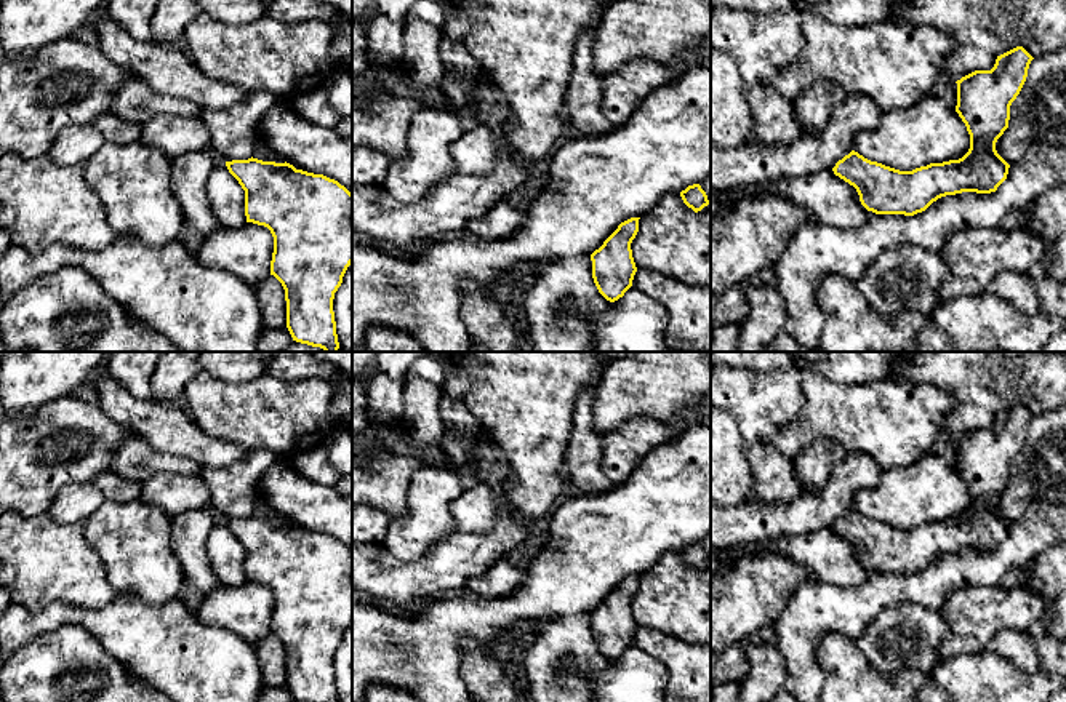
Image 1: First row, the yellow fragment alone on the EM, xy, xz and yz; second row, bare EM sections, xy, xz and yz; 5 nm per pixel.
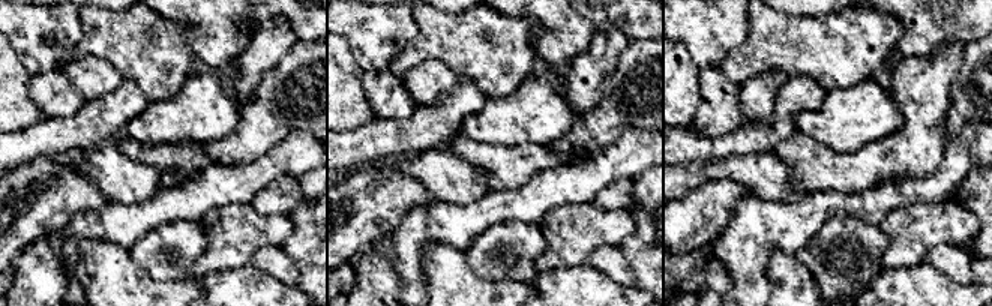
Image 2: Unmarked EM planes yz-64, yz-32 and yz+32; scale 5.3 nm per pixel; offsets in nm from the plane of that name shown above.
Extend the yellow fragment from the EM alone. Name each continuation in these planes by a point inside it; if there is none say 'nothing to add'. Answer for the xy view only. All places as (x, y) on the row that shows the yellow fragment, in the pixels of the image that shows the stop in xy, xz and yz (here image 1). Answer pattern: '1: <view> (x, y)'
nothing to add

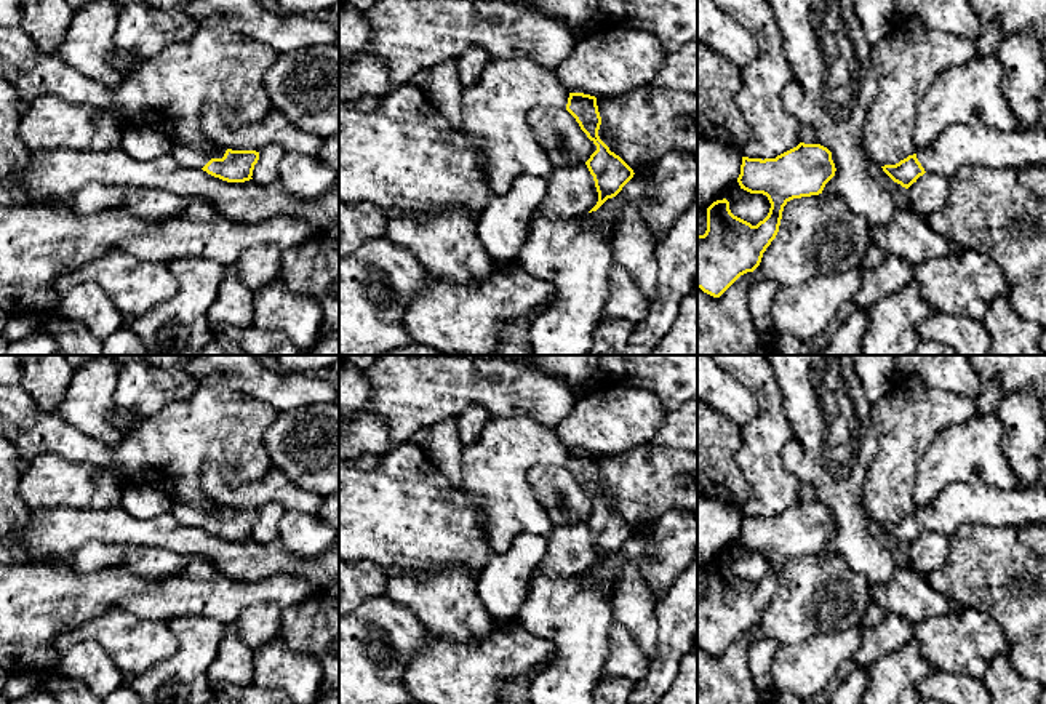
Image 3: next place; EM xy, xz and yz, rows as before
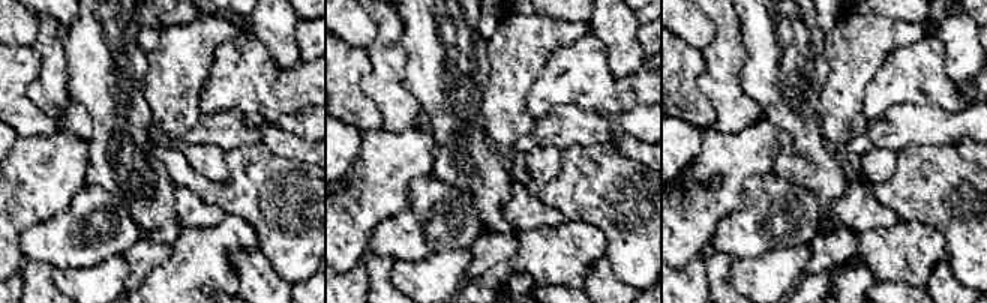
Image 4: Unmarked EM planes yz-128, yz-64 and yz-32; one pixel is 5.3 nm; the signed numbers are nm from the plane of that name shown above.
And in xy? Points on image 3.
1: xy (189, 157)

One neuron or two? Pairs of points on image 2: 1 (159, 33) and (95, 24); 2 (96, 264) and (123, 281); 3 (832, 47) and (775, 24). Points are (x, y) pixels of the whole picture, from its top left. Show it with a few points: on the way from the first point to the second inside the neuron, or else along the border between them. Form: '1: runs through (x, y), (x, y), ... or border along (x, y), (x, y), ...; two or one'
1: runs through (143, 33), (111, 33); one
2: runs through (102, 269), (117, 281); one
3: runs through (818, 47), (800, 45), (788, 38); one

